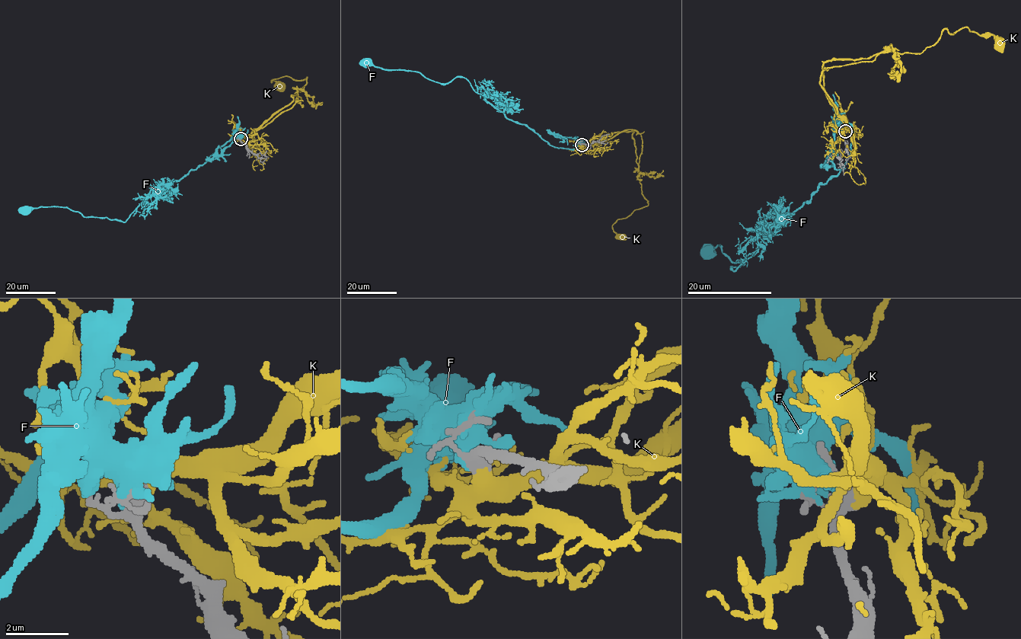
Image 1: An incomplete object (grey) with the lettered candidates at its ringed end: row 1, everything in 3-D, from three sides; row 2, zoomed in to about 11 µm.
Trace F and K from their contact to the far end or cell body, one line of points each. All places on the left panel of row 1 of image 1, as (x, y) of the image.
F: (240, 138), (236, 133), (202, 164), (178, 180), (168, 181), (125, 222), (84, 217), (67, 208), (25, 210)
K: (240, 138), (287, 106), (307, 77), (271, 81), (279, 85)

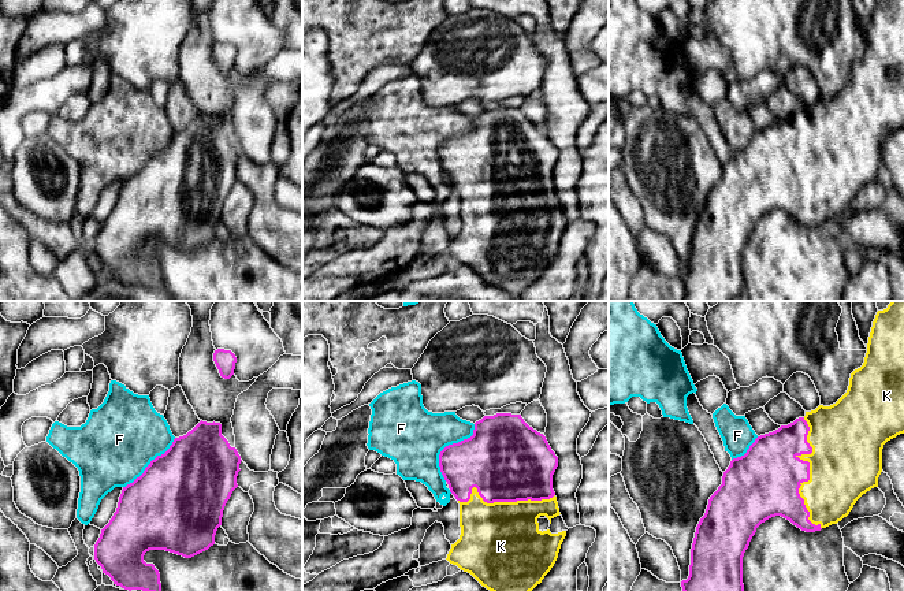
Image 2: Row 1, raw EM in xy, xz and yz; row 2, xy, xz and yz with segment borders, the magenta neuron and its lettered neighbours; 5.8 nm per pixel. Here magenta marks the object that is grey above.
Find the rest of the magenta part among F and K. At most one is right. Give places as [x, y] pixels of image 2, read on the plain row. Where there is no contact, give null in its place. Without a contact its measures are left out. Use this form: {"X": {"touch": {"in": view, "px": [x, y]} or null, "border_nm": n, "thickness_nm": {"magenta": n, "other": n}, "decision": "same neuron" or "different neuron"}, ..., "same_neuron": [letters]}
{"F": {"touch": {"in": "xz", "px": [446, 140]}, "border_nm": 380, "thickness_nm": {"magenta": 340, "other": 360}, "decision": "different neuron"}, "K": {"touch": {"in": "yz", "px": [808, 164]}, "border_nm": 650, "thickness_nm": {"magenta": 380, "other": 420}, "decision": "same neuron"}, "same_neuron": ["K"]}

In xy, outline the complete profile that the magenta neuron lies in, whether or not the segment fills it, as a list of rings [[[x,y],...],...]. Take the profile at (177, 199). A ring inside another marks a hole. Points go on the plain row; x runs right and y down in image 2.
[[[200,115],[186,129],[175,131],[170,142],[157,149],[133,176],[123,181],[116,205],[101,223],[94,238],[94,253],[114,278],[124,283],[142,283],[161,287],[160,267],[153,257],[146,257],[144,249],[149,244],[165,244],[185,252],[191,252],[215,238],[215,228],[222,219],[223,204],[232,185],[238,181],[237,170],[241,149],[222,129],[220,116]]]

